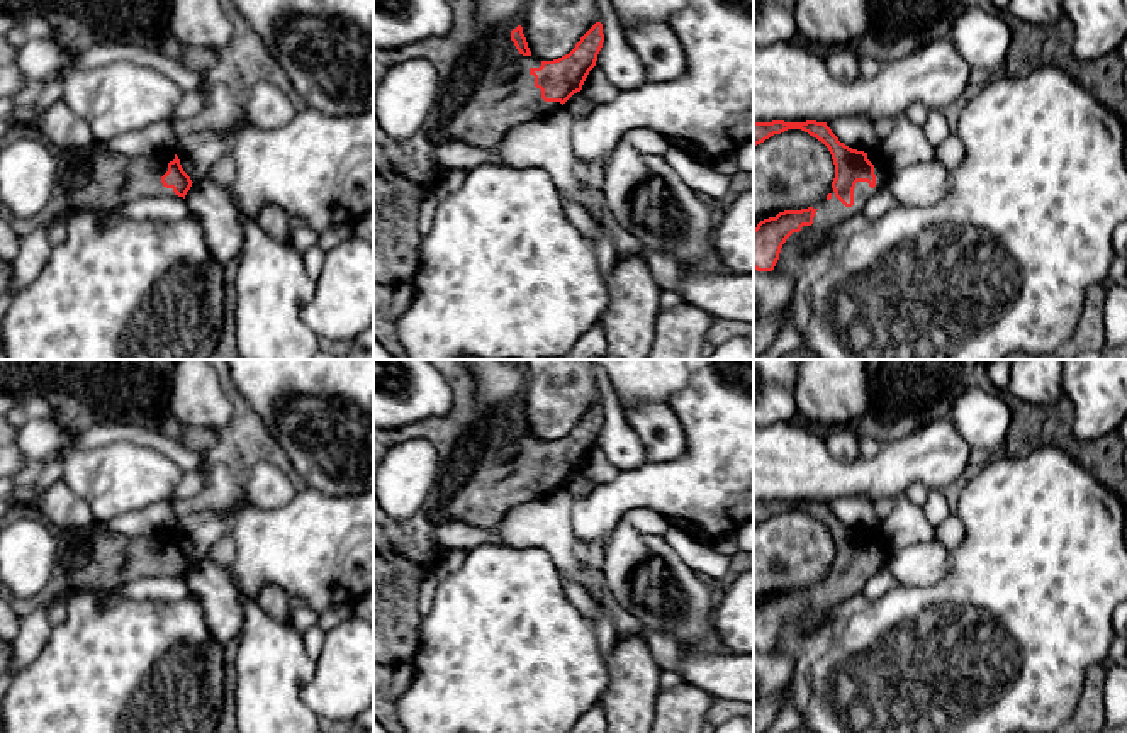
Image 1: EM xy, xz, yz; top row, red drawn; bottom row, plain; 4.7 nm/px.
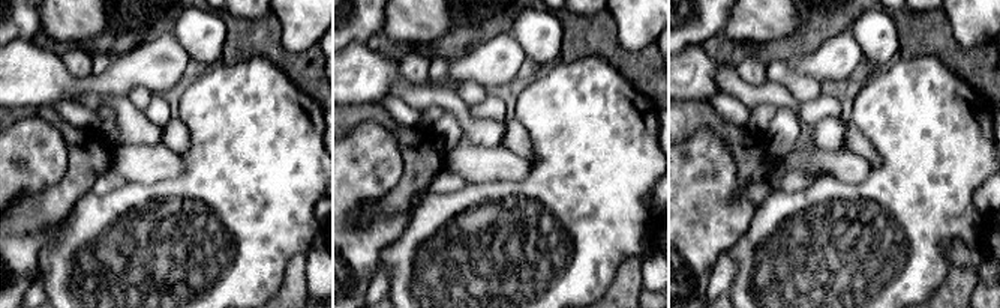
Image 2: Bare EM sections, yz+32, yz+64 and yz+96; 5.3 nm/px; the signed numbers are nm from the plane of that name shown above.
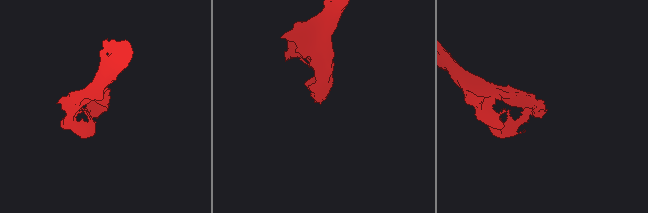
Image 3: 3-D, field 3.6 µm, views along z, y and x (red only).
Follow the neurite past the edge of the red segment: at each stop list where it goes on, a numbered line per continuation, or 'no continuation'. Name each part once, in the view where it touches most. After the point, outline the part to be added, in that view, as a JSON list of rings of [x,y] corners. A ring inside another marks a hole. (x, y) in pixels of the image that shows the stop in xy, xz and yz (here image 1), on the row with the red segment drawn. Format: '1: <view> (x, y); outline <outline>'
1: yz (830, 212); outline [[[867,153],[867,159],[874,165],[876,187],[871,188],[867,182],[857,182],[854,188],[854,205],[845,207],[837,197],[833,188],[830,190],[832,199],[823,200],[813,217],[811,226],[803,226],[799,232],[793,232],[788,239],[794,239],[796,236],[808,232],[811,236],[827,236],[830,229],[838,226],[840,222],[850,219],[852,215],[862,212],[866,202],[886,188],[888,182],[888,163],[879,153]],[[786,239],[786,241],[788,241]]]

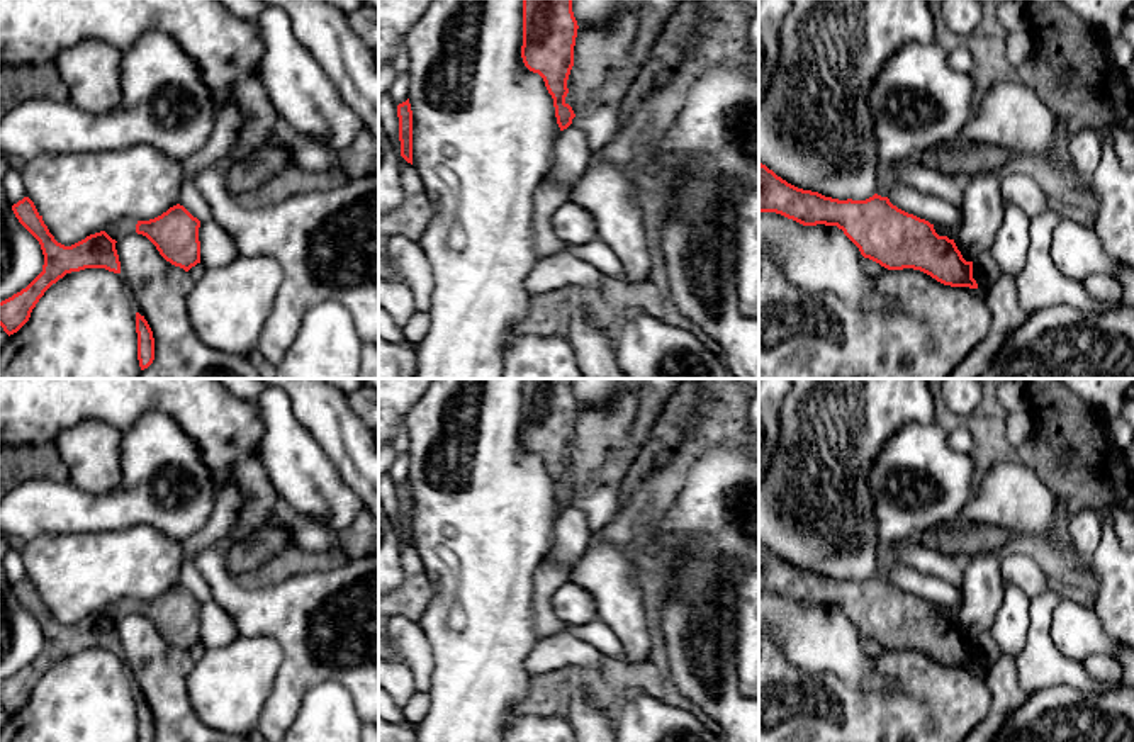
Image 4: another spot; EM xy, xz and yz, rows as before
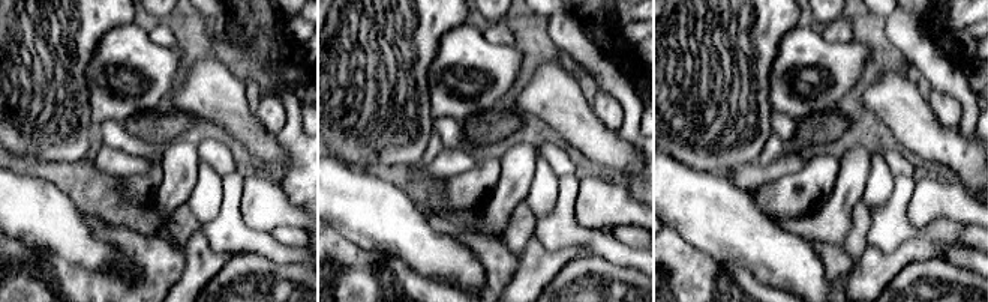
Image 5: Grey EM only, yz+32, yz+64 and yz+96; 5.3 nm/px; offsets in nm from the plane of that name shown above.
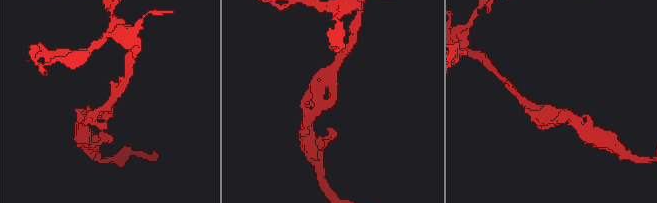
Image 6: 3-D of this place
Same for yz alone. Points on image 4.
no continuation

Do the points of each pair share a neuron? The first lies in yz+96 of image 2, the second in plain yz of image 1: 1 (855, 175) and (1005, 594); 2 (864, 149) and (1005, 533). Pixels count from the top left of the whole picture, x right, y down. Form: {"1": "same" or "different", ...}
{"1": "different", "2": "different"}

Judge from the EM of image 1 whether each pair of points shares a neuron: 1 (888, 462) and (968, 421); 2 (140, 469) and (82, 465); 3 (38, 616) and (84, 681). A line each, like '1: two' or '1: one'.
1: two
2: one
3: two

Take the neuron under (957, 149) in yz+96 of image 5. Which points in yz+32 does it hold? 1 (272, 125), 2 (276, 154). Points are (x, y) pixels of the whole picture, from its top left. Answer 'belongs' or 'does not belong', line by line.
1: does not belong
2: belongs

